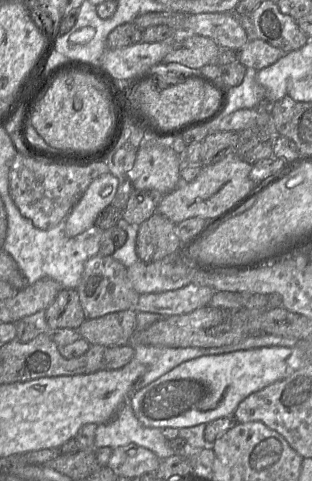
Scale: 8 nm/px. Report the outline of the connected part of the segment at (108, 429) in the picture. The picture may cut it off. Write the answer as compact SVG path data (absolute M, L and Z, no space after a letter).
M129 392L126 402L120 406L116 417L108 423L98 424L95 448L111 447L113 449L136 444L154 452L161 460L177 454L168 445L160 428L144 426L135 416L129 404Z

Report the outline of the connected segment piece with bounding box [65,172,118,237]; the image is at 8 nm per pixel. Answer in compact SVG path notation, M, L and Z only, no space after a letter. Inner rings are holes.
M111 172L92 181L65 218L66 235L76 237L91 231L99 213L112 203L117 188L118 178Z

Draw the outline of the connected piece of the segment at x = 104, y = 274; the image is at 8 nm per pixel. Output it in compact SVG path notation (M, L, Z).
M95 255L85 262L76 290L86 319L98 318L112 312L135 310L140 296L127 277L127 267L112 256L103 255Z

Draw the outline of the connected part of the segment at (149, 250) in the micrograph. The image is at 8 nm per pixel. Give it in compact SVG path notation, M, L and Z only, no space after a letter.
M155 213L138 227L136 253L144 262L156 262L173 257L181 243L176 224Z

